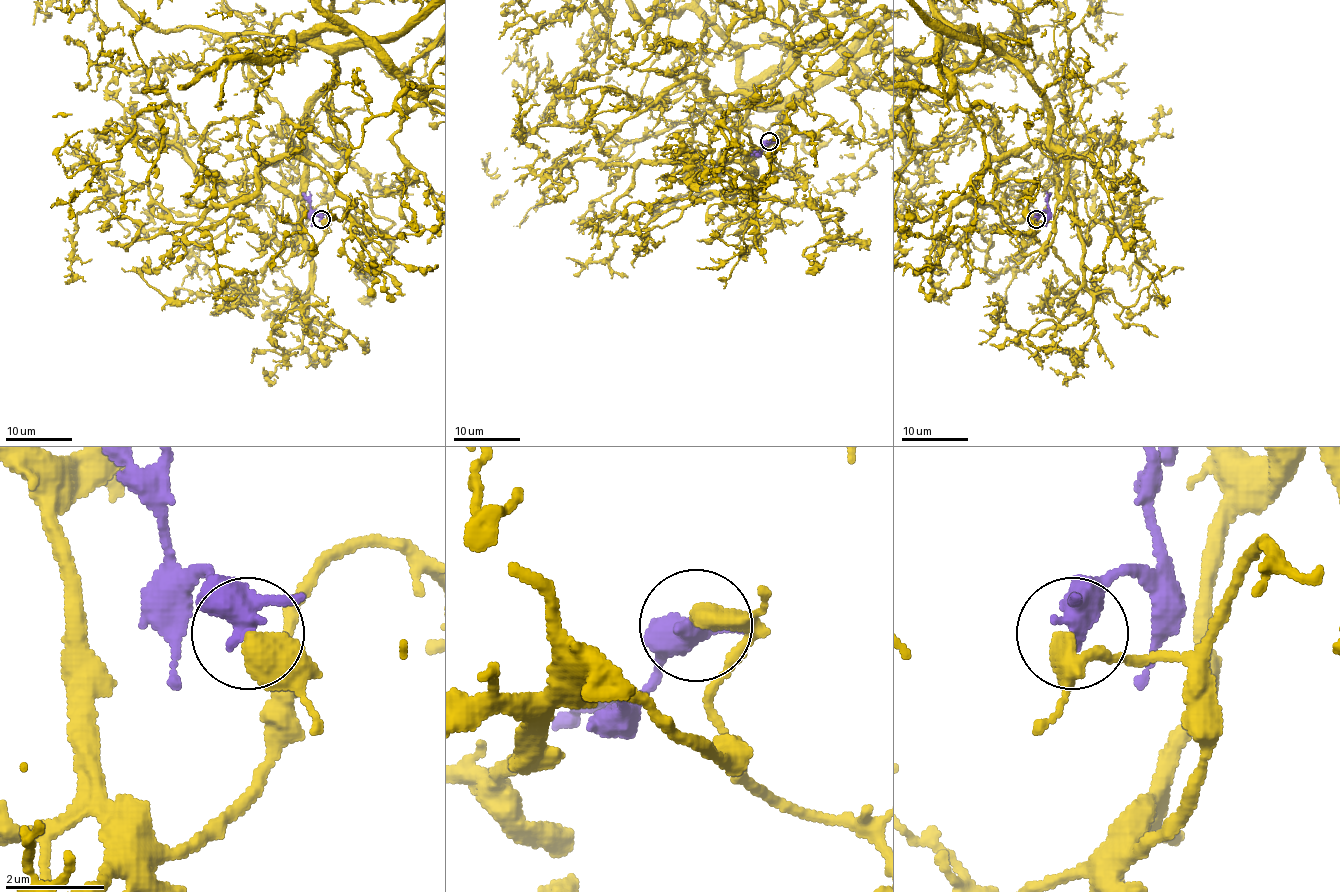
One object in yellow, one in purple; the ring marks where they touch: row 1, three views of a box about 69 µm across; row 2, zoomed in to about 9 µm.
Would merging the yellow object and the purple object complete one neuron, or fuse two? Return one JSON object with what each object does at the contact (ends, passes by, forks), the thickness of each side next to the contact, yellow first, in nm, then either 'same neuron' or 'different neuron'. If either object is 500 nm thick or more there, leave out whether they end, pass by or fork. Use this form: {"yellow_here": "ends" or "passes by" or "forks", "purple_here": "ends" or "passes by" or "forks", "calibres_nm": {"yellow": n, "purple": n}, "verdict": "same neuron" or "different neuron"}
{"calibres_nm": {"yellow": 550, "purple": 400}, "verdict": "different neuron"}

